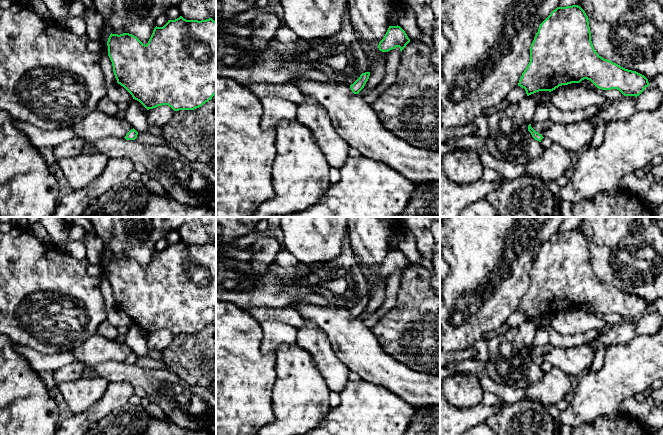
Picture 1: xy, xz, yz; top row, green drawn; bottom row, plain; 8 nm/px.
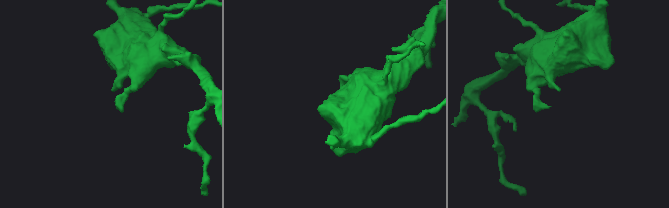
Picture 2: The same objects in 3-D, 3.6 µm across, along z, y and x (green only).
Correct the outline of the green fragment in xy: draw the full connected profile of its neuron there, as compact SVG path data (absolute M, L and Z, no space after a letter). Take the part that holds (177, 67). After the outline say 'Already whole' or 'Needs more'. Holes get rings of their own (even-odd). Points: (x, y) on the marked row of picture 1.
M180 16L175 20L168 20L163 27L154 28L146 45L132 34L111 33L107 46L117 83L147 110L162 105L168 105L174 111L194 110L216 94L216 22L212 18L198 21L186 20Z. Already whole

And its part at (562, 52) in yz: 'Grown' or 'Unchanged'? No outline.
Unchanged

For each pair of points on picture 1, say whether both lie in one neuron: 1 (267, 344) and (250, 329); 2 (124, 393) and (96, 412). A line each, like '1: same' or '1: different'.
1: different
2: same

